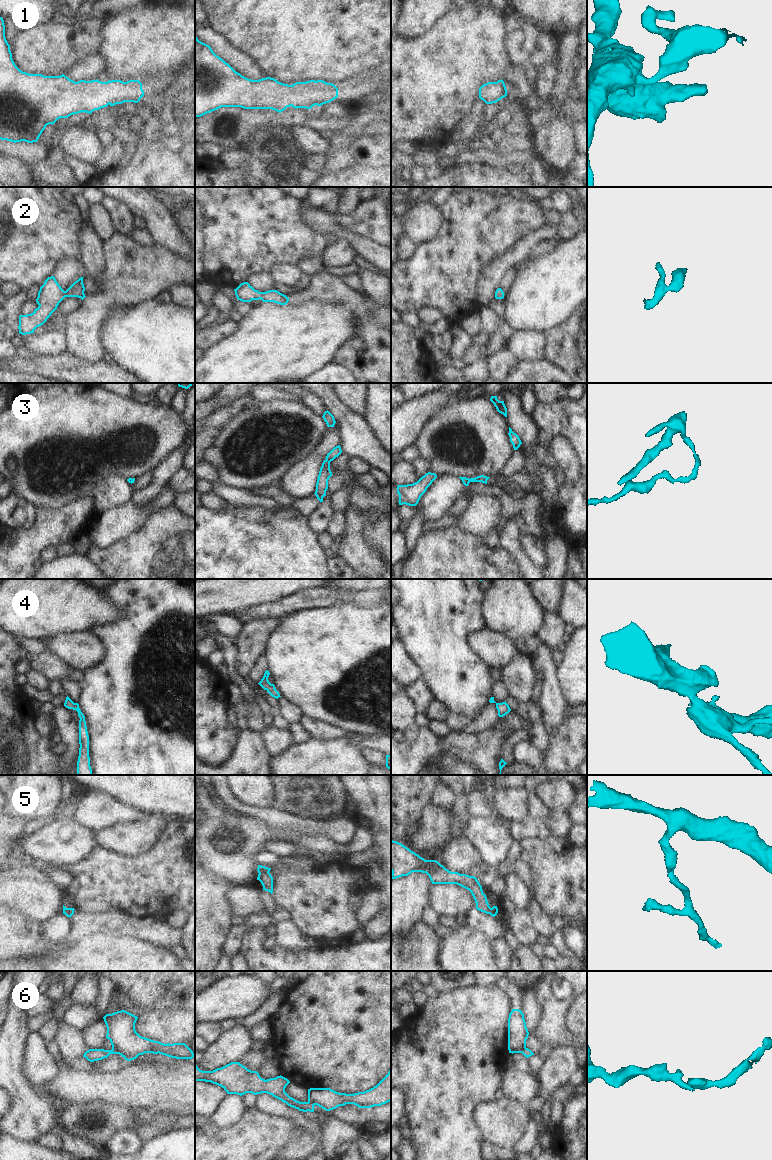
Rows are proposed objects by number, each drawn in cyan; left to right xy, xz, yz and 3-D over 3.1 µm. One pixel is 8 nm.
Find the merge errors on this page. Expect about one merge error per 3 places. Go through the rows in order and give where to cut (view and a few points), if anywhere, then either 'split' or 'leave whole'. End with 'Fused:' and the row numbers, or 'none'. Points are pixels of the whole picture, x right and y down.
1: no cut | leave whole
2: no cut | leave whole
3: no cut | leave whole
4: no cut | leave whole
5: no cut | leave whole
6: xy (112, 1049), (117, 1053) | split
Fused: 6

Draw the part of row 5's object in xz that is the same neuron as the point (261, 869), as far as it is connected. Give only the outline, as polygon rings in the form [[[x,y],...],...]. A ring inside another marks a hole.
[[[258,865],[257,871],[258,871],[258,877],[257,880],[259,880],[263,886],[263,890],[273,893],[273,877],[269,873],[271,868]]]

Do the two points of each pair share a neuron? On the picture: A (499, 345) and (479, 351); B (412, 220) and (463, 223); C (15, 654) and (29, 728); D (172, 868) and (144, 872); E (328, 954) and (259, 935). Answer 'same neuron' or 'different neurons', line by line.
A: same neuron
B: different neurons
C: same neuron
D: same neuron
E: same neuron

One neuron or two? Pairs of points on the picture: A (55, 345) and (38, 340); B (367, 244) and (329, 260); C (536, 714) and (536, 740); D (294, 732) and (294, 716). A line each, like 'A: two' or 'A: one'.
A: one
B: two
C: one
D: two

